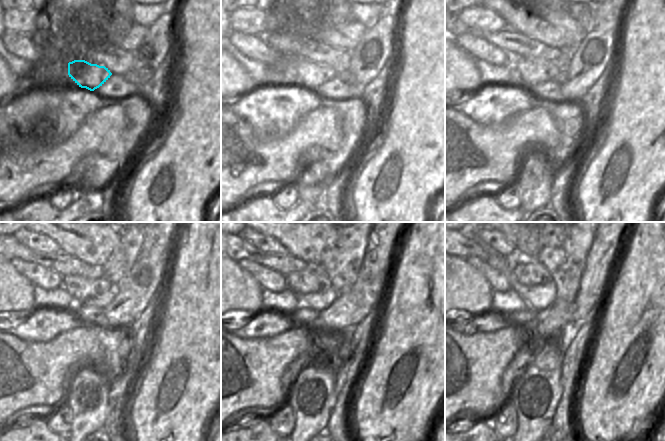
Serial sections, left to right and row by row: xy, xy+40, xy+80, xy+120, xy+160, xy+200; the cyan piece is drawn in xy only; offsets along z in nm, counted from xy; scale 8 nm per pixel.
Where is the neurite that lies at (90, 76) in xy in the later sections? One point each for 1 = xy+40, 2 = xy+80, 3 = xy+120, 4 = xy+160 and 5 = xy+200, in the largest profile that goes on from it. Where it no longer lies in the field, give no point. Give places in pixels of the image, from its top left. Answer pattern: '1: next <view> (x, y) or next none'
1: next xy+40 (307, 73)
2: next xy+80 (532, 72)
3: next xy+120 (81, 289)
4: next xy+160 (301, 282)
5: next xy+200 (533, 273)

